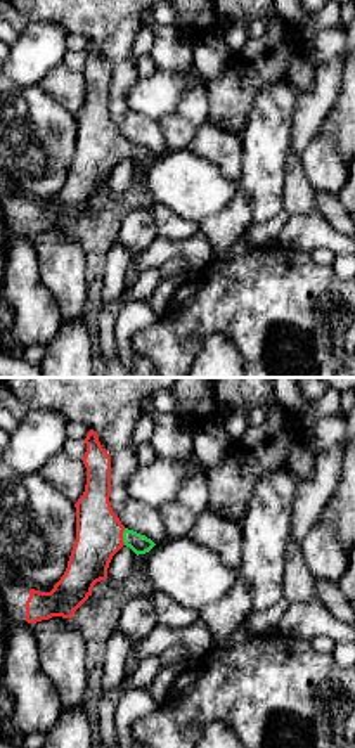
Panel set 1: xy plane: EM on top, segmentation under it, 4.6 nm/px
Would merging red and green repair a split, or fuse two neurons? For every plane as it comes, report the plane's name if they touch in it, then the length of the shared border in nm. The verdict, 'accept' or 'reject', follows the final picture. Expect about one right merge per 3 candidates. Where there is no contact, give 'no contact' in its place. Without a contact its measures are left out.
meets red in xy; contact 80 nm long

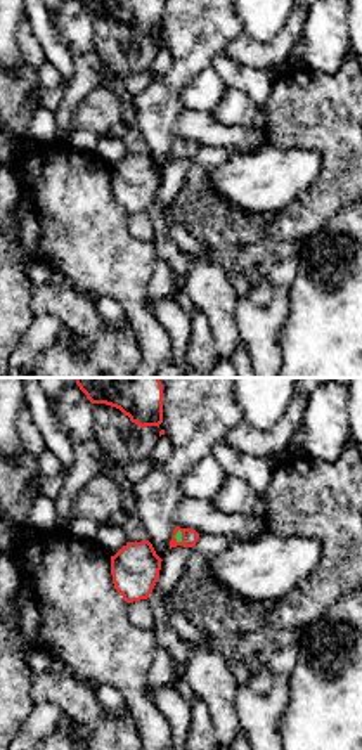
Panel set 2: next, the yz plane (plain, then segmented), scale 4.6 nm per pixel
meets red in yz; contact 70 nm long

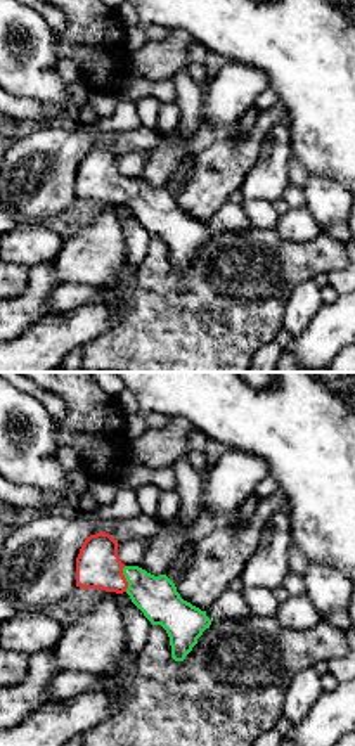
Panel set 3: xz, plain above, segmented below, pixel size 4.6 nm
meets red in xz; contact 120 nm long

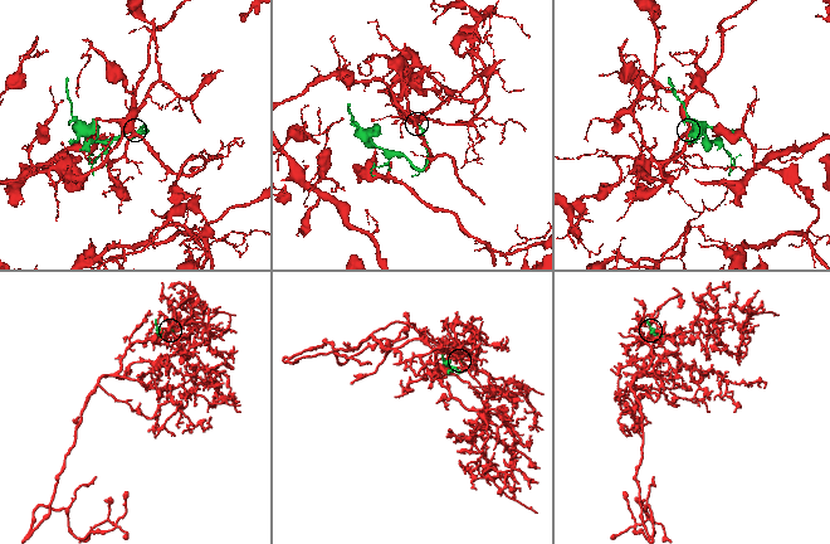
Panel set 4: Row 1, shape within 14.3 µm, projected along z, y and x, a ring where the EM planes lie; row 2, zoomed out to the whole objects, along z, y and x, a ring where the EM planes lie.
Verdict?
accept

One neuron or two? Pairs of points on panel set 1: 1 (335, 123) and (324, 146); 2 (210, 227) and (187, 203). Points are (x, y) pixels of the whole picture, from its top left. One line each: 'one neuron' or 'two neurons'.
1: two neurons
2: two neurons

